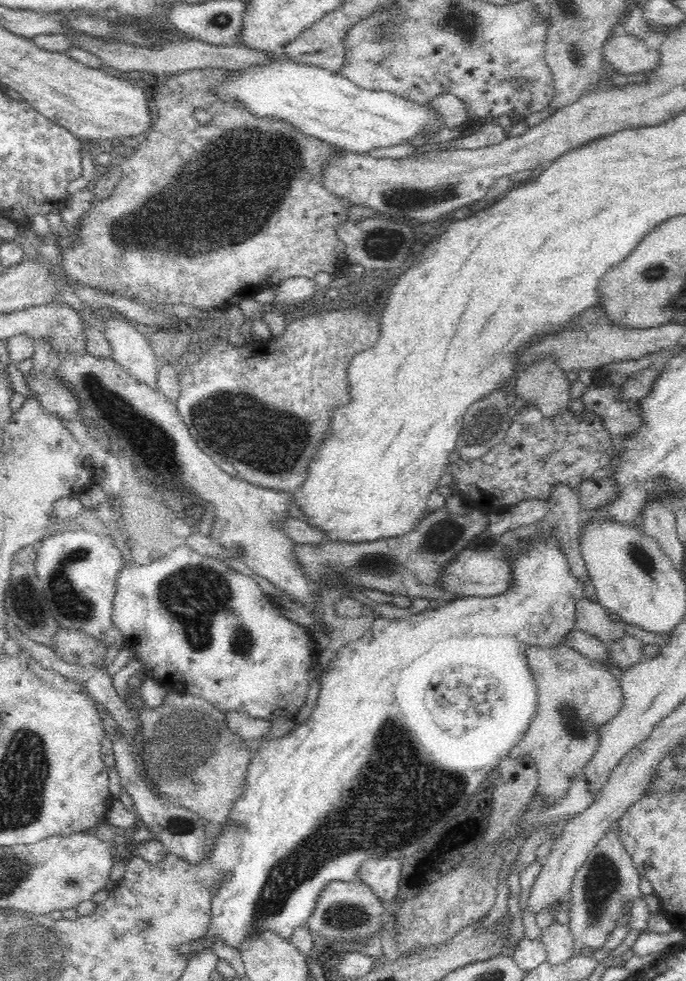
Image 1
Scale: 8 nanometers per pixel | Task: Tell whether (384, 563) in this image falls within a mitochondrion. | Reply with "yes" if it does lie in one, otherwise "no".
yes

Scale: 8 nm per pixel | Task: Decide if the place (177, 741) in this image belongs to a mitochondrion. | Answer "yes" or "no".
yes

